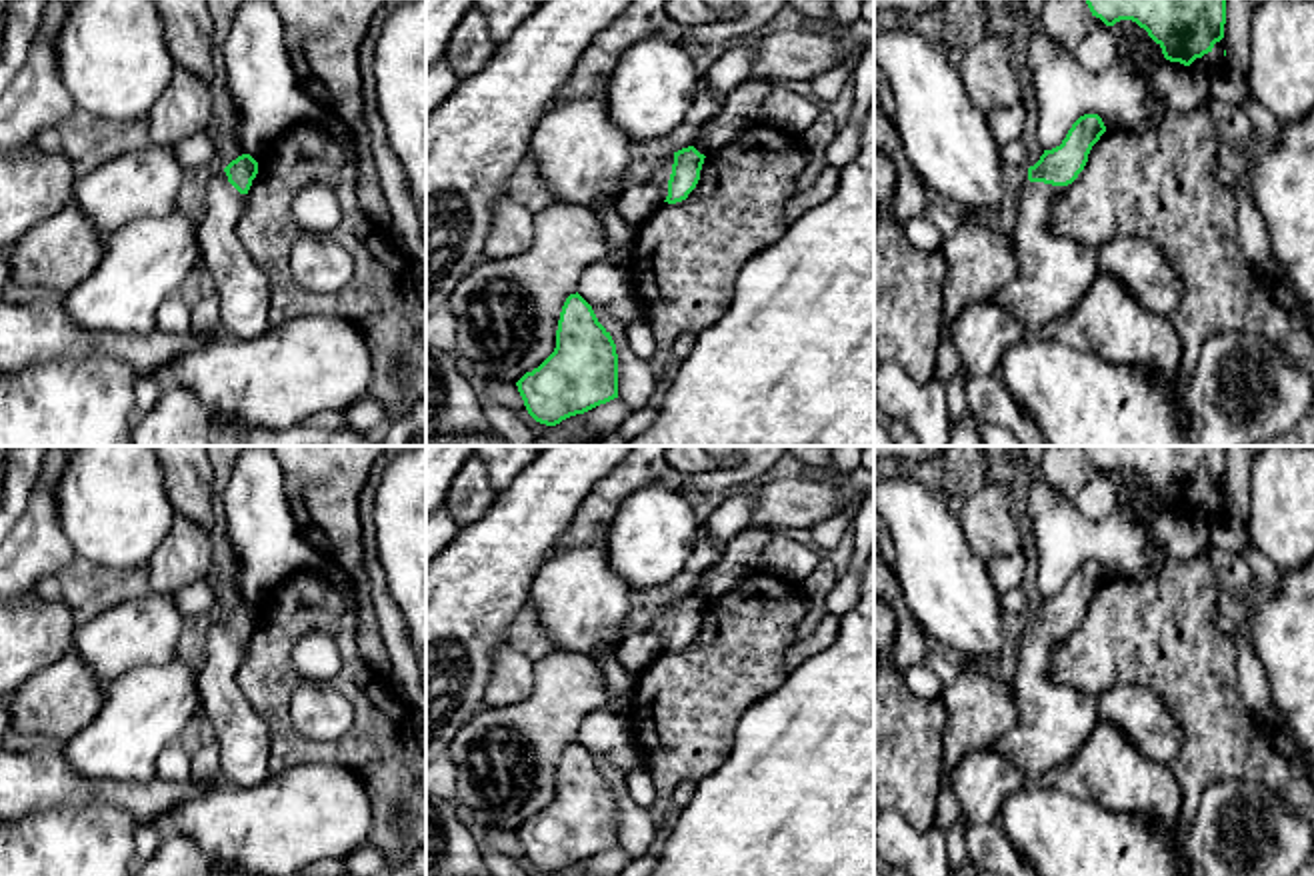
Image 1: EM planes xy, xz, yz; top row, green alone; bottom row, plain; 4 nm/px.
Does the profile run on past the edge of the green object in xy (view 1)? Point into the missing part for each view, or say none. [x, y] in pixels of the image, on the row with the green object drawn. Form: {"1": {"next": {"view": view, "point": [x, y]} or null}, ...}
{"1": {"next": {"view": "xy", "point": [242, 288]}}}

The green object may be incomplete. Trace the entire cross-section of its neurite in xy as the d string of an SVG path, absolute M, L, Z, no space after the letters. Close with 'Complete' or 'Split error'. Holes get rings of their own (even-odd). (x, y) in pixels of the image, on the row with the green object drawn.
M242 154L210 178L204 218L198 224L200 268L220 300L226 332L240 338L260 336L272 326L270 280L236 236L256 174L258 162Z. Split error

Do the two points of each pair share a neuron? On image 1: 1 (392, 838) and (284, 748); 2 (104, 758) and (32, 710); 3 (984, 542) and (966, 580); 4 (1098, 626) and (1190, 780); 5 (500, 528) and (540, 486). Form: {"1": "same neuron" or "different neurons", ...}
{"1": "same neuron", "2": "different neurons", "3": "different neurons", "4": "same neuron", "5": "same neuron"}

